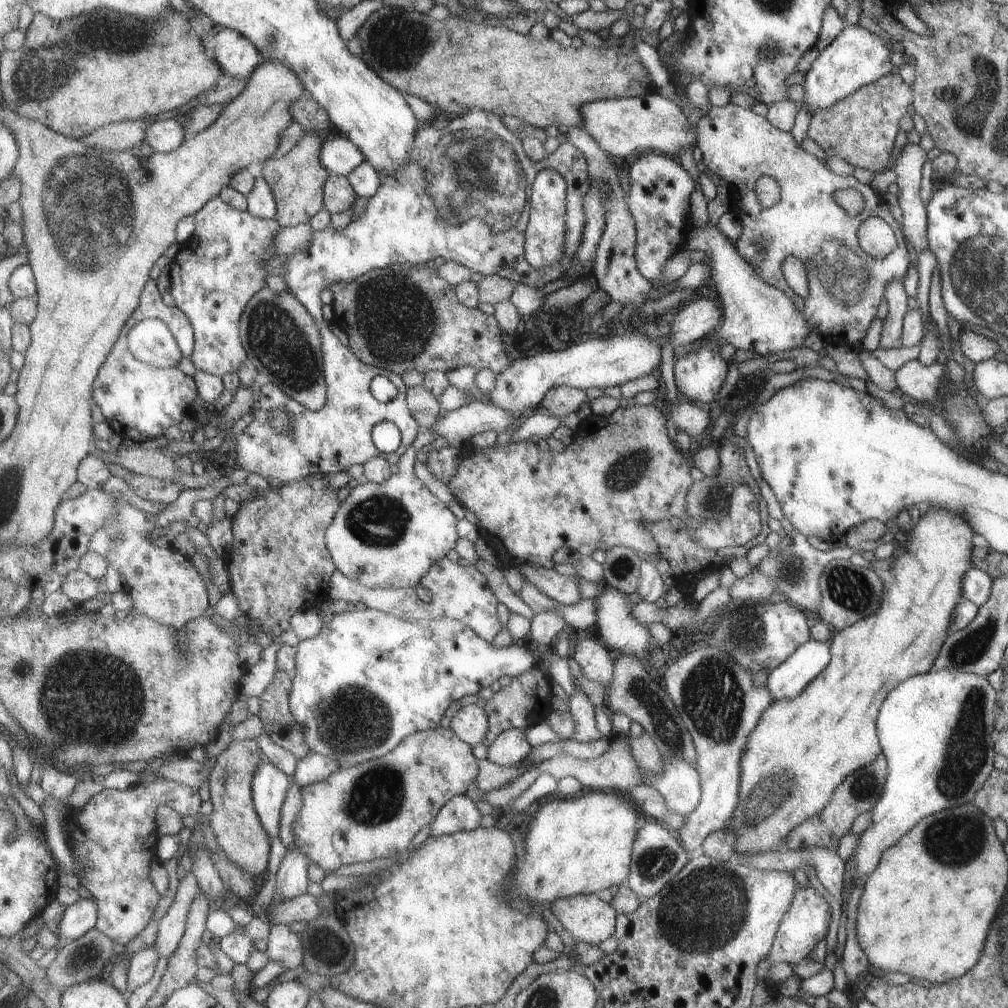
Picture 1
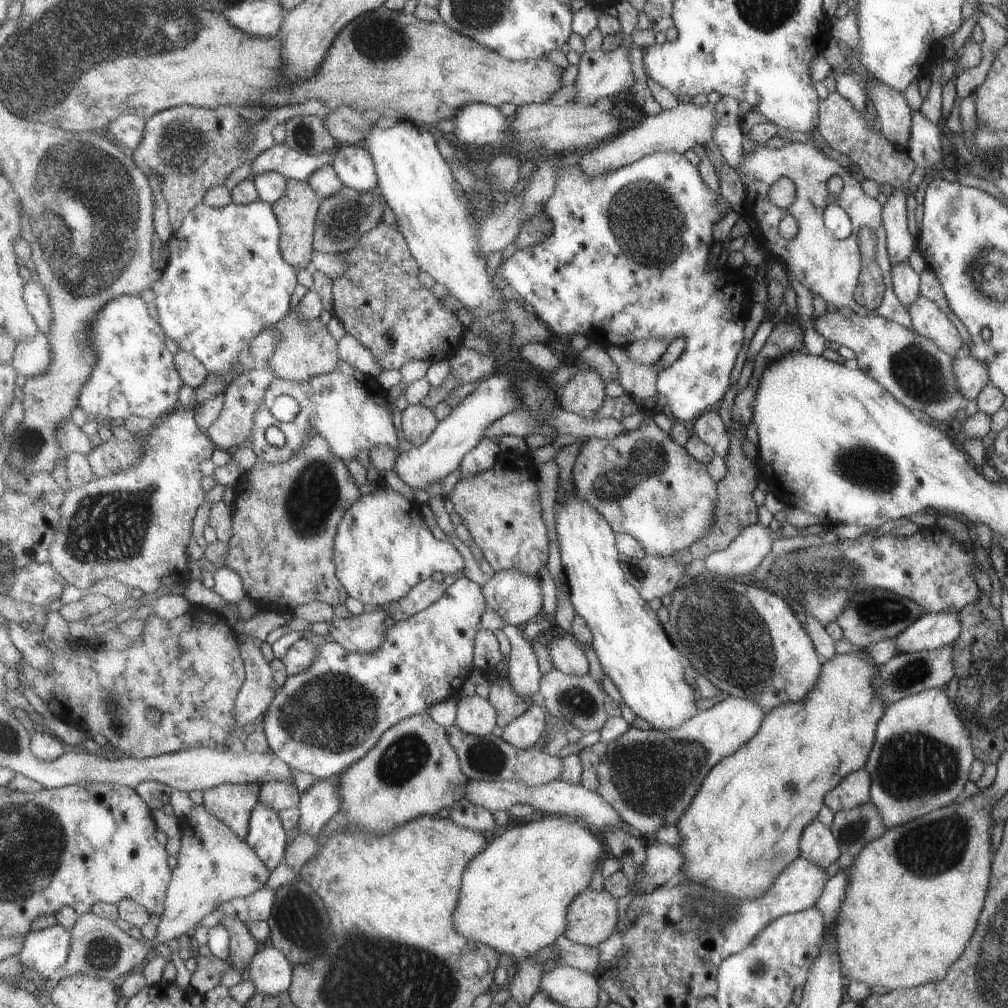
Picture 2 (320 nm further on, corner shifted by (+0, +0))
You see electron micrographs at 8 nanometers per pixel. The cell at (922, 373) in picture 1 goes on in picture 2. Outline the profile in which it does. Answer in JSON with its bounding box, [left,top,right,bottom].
[953,355,988,400]

